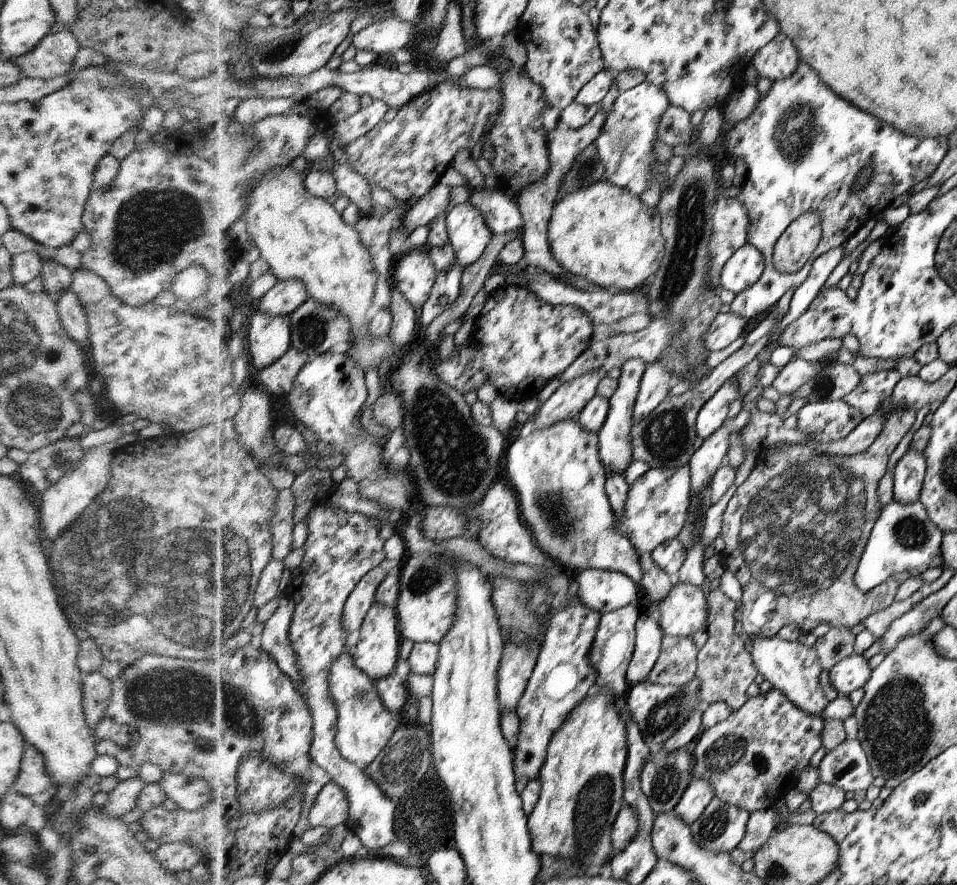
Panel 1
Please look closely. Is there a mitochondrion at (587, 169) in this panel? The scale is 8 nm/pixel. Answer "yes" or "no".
yes

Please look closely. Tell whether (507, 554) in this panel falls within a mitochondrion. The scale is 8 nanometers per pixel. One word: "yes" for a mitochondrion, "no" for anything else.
no

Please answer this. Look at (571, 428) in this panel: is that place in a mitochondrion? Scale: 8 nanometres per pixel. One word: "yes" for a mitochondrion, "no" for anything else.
no

